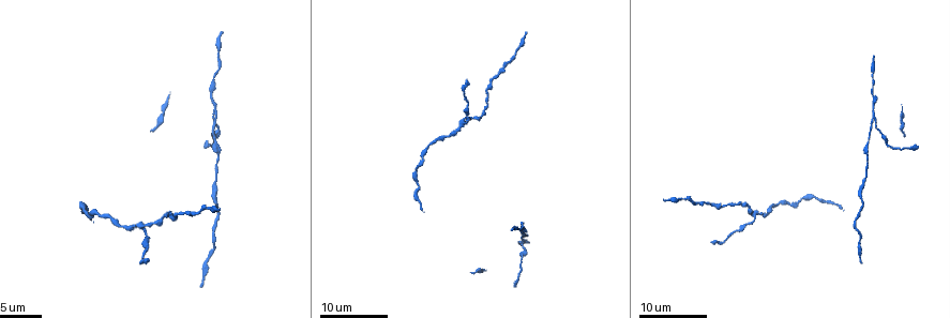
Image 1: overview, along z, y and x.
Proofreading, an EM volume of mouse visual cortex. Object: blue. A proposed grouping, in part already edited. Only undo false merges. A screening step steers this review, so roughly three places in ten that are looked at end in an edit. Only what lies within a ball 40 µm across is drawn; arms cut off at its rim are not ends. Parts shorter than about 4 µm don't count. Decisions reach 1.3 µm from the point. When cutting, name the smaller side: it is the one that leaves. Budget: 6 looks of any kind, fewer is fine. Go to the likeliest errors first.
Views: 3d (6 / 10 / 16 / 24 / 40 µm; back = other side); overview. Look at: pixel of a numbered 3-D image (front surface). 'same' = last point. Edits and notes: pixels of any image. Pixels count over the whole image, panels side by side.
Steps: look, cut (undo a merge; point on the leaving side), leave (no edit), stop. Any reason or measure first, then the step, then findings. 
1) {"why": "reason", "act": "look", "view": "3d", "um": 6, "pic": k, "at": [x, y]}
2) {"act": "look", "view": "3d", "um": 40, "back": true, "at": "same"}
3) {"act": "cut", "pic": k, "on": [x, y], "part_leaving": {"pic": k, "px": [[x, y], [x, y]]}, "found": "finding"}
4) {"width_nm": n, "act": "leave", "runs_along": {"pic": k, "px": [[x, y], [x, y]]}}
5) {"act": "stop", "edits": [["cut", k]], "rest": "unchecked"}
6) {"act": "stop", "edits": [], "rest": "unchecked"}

{"why": "side arm on a straight run", "act": "look", "view": "3d", "um": 24, "pic": 1, "at": [876, 121]}

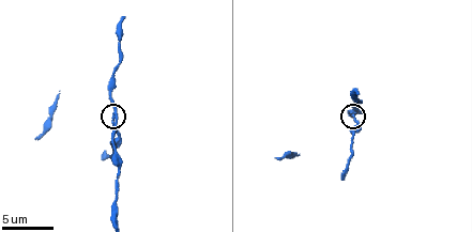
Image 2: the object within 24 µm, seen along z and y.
{"act": "look", "view": "3d", "um": 6, "pic": 2, "at": [111, 119]}

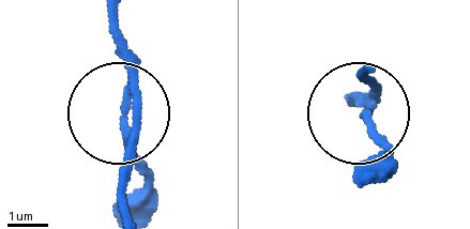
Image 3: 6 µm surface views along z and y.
{"width_nm": 170, "act": "cut", "pic": 3, "on": [369, 116], "part_leaving": {"pic": 3, "px": [[133, 82], [122, 140], [142, 212]]}, "found": "a second neuron is stuck on"}

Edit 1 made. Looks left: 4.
{"why": "three arms meet", "act": "look", "view": "3d", "um": 24, "pic": 1, "at": [463, 121]}

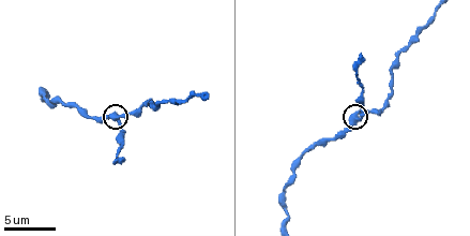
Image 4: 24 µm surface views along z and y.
{"why": "closer look", "act": "look", "view": "3d", "um": 10, "pic": 4, "at": [356, 116]}

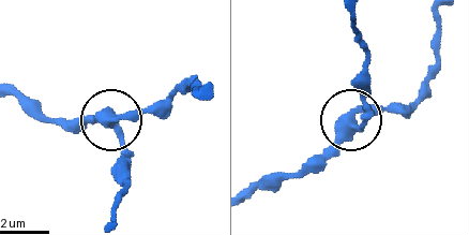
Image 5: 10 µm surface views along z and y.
{"width_nm": 350, "act": "leave", "found": "one neuron here"}

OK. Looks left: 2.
{"why": "sudden change in width", "act": "look", "view": "3d", "um": 16, "pic": 2, "at": [120, 173]}

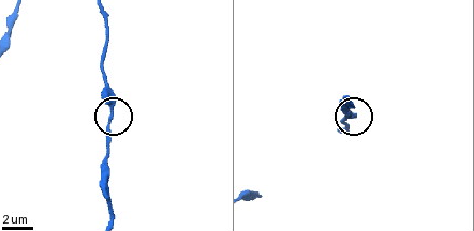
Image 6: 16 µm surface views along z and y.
{"act": "leave", "found": "all the same neuron"}

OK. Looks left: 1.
{"act": "stop", "edits": [["cut", 3]], "rest": "unchecked"}

